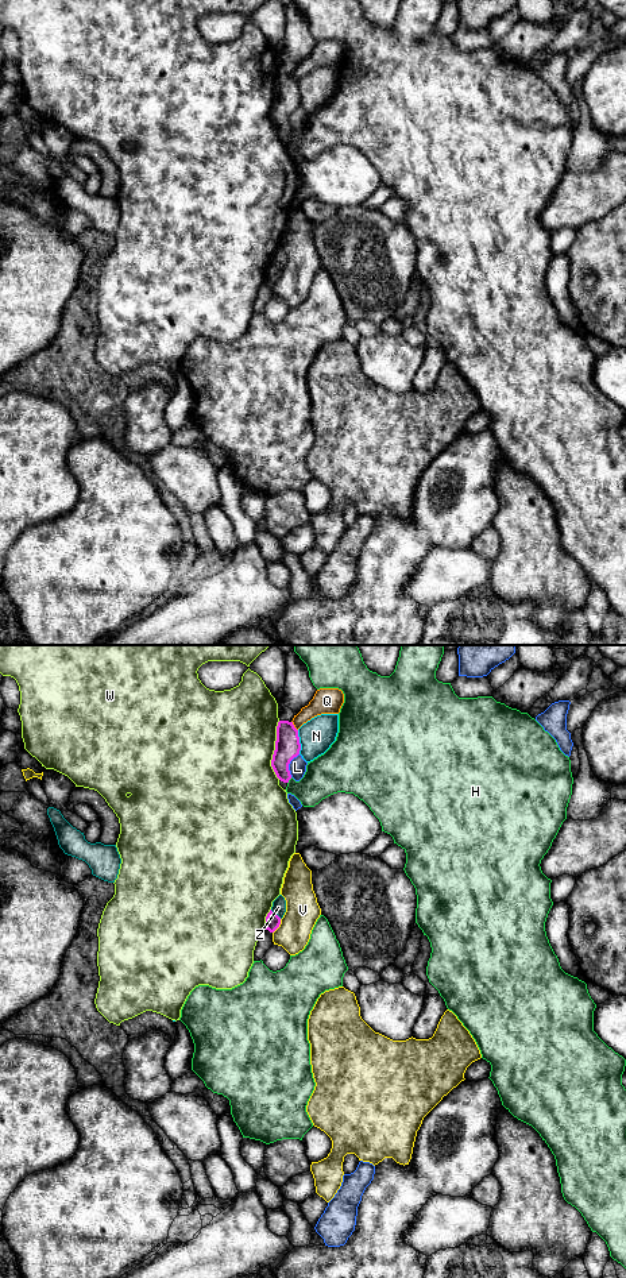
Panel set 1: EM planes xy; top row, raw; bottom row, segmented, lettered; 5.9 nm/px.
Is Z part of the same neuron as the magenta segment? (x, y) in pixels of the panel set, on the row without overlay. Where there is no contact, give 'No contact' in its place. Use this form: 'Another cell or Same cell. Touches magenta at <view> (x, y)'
Another cell. Touches magenta at xy (275, 266)

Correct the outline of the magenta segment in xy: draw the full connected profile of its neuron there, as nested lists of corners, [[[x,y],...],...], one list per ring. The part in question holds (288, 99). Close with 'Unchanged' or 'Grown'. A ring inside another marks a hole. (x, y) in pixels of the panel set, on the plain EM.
[[[279,73],[271,119],[281,134],[289,135],[291,131],[289,116],[300,107],[300,103],[298,82],[294,80],[293,74]]]. Unchanged

